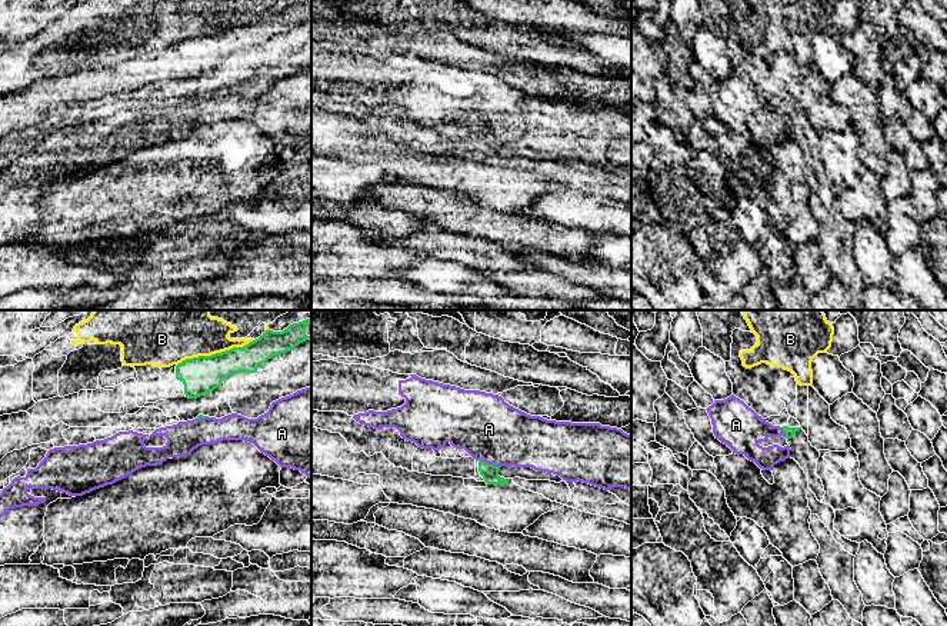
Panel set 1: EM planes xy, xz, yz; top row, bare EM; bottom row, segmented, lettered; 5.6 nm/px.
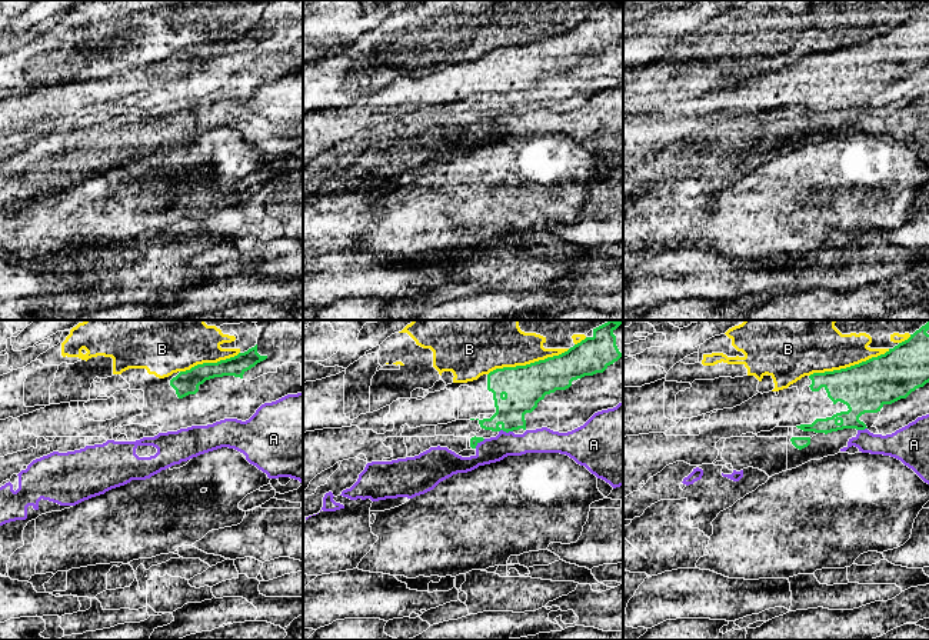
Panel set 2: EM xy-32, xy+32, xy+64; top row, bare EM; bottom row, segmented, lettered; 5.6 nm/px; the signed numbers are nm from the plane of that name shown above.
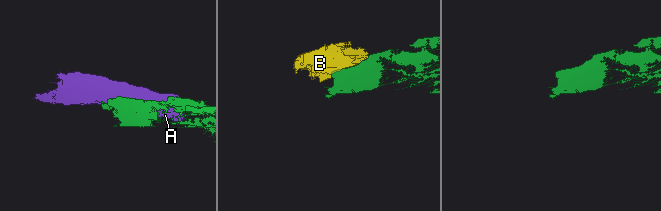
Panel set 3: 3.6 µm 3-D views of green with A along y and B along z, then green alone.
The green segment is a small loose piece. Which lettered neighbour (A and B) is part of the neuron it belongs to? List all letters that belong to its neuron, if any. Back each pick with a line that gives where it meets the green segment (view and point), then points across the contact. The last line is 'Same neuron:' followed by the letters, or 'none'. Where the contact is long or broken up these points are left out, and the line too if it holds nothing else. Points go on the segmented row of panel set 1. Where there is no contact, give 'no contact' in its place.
Same neuron: none

